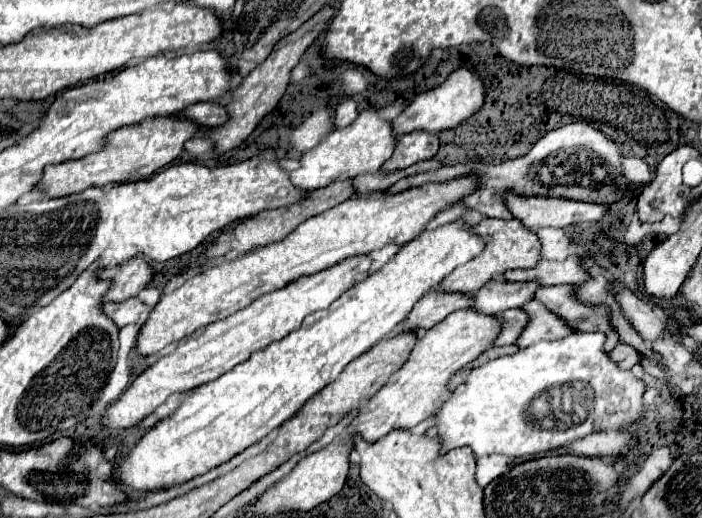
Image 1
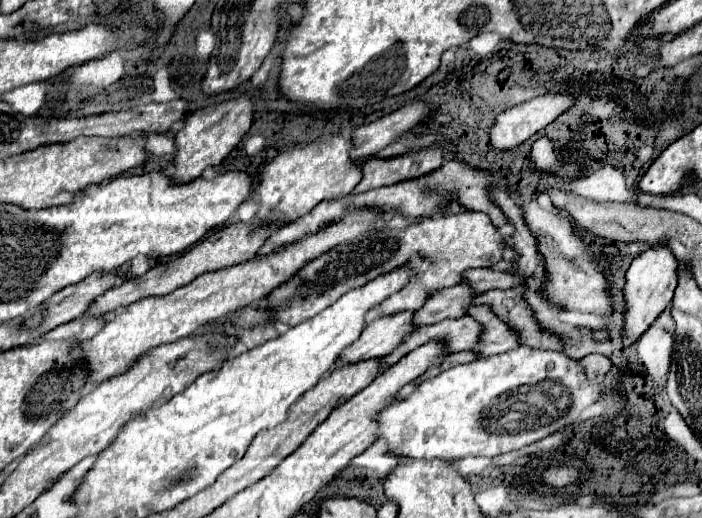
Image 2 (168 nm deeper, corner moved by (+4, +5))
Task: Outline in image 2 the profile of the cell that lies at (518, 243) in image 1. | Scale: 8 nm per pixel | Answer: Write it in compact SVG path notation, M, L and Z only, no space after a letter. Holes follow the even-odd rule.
M457 212L457 214L449 214L449 216L431 216L431 218L423 218L419 224L407 226L405 230L383 228L383 230L377 230L377 232L373 232L369 236L357 236L351 242L343 242L343 244L331 248L323 256L307 262L297 272L297 276L289 278L283 286L277 286L273 292L269 292L269 296L265 300L267 300L267 308L279 308L279 320L275 320L275 322L283 322L287 326L295 326L295 324L301 324L303 320L315 316L319 310L331 306L335 300L339 300L349 290L359 288L359 286L367 284L369 280L375 280L377 276L387 274L391 270L407 264L413 254L419 254L421 258L431 260L431 264L427 266L427 270L421 276L415 276L415 280L407 282L399 292L391 294L387 300L383 300L379 306L373 308L381 316L393 316L393 312L405 312L405 310L421 308L421 304L423 304L423 300L427 300L429 292L443 290L443 288L449 288L449 286L455 286L455 284L463 282L463 272L467 268L487 268L487 266L499 262L501 260L501 252L503 252L501 236L499 236L497 228L491 224L487 214L483 214L483 212Z

